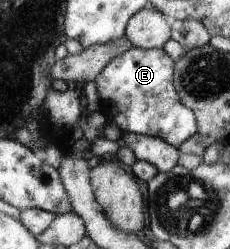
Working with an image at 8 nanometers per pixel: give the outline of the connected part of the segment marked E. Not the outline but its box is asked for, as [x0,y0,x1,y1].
[94,46,199,149]

